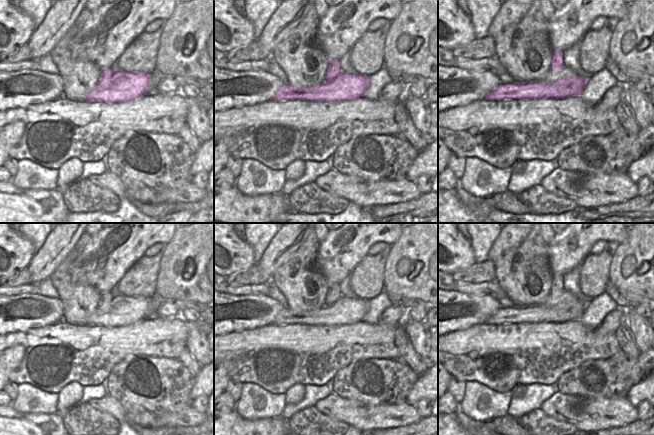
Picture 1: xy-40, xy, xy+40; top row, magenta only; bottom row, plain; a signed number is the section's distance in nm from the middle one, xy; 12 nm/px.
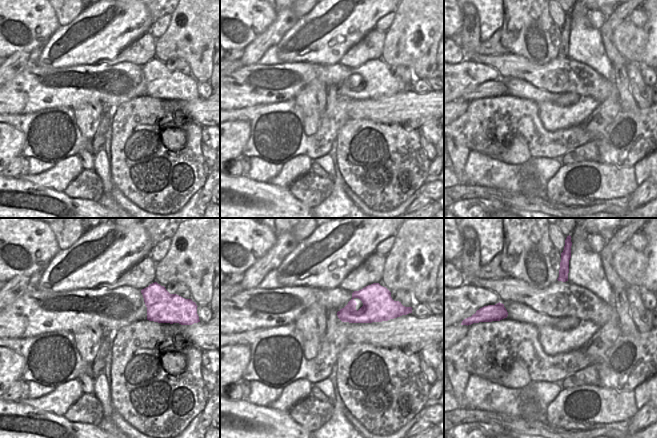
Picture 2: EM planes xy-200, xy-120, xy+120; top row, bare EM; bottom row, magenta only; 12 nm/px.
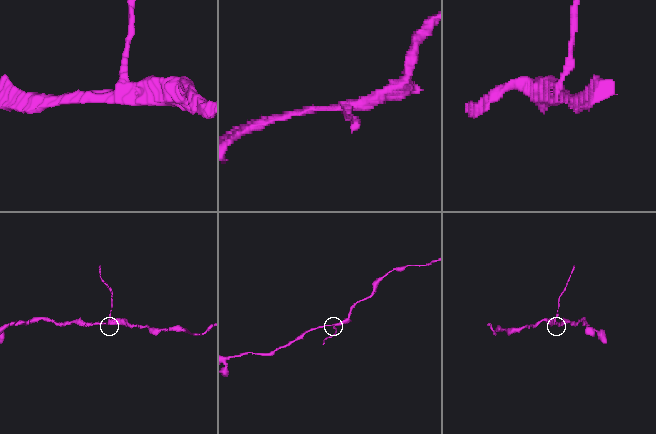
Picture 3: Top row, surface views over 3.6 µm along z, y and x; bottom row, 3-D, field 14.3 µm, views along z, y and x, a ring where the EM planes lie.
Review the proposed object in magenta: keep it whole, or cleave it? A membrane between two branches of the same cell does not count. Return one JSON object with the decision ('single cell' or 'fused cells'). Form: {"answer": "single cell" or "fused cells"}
{"answer": "fused cells"}

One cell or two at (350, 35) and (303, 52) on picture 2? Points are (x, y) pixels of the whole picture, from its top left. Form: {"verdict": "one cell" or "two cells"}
{"verdict": "one cell"}

